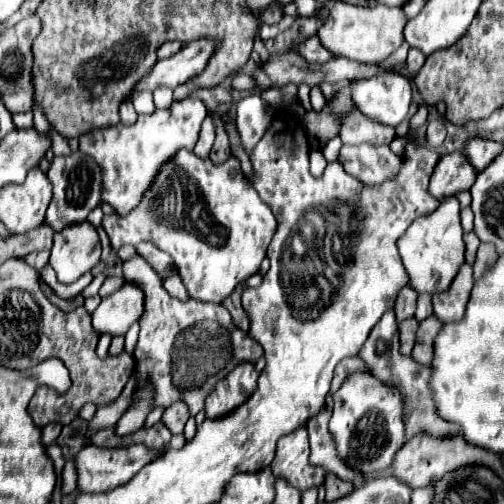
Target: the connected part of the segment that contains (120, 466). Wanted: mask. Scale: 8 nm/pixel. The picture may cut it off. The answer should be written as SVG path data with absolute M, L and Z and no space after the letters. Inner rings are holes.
M173 435L171 441L163 447L163 451L153 451L145 445L129 445L129 447L115 447L115 449L107 449L107 447L95 447L95 445L87 445L83 447L75 461L77 461L77 473L79 473L79 489L81 493L101 493L101 491L109 491L115 489L119 485L125 485L133 475L137 475L147 463L163 457L167 451L171 449L179 449L183 447L185 437L183 435Z

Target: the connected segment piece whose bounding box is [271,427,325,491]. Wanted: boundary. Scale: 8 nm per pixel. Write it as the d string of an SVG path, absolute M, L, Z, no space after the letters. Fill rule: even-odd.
M305 427L281 437L271 471L275 477L285 477L301 491L323 483L325 471L309 463L309 435L305 433Z

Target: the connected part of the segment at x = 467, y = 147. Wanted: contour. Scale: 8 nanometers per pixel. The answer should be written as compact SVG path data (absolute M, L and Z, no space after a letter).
M471 137L463 143L463 153L475 167L475 171L483 171L489 165L489 161L493 161L501 153L501 149L501 143L485 137Z

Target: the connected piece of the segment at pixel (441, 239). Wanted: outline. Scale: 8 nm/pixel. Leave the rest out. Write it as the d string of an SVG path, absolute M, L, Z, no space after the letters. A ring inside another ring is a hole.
M447 197L431 215L413 221L407 233L397 241L399 255L411 277L409 283L415 287L417 293L445 291L451 285L453 277L457 275L457 269L465 263L465 243L461 237L463 229L461 229L459 211L461 211L459 201L455 197Z

